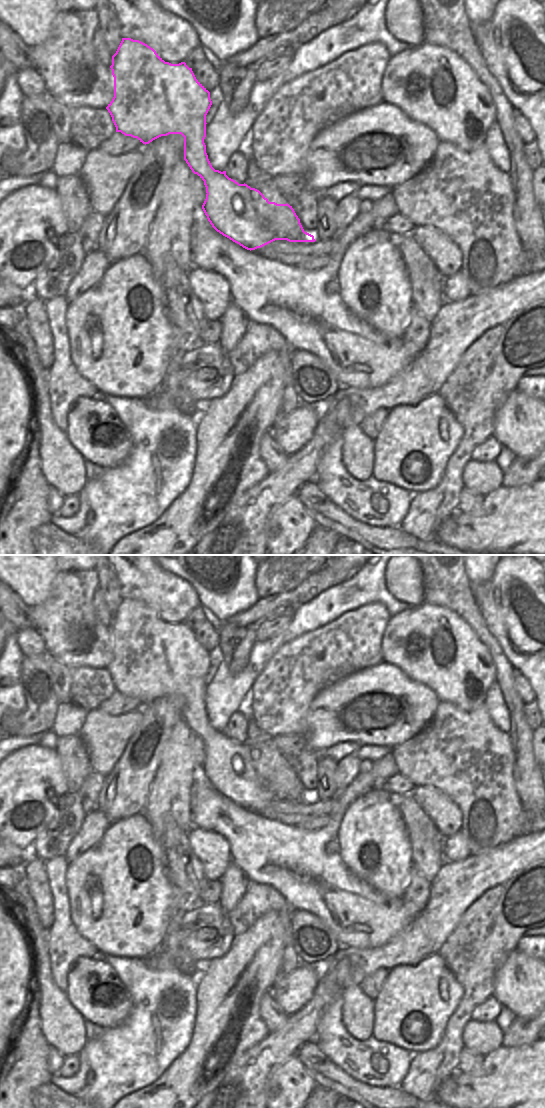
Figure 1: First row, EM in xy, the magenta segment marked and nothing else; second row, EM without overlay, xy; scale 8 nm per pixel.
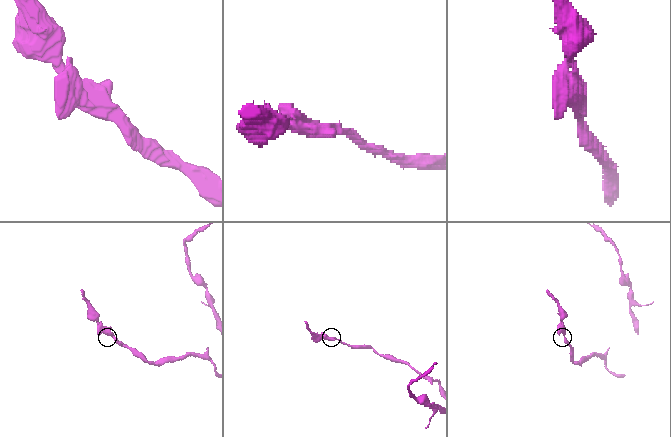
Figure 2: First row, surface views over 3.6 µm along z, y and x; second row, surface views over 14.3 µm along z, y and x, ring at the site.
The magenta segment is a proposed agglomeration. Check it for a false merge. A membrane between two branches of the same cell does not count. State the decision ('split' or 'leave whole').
split

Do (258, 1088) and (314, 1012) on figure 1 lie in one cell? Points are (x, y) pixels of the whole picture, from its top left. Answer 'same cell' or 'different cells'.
same cell

